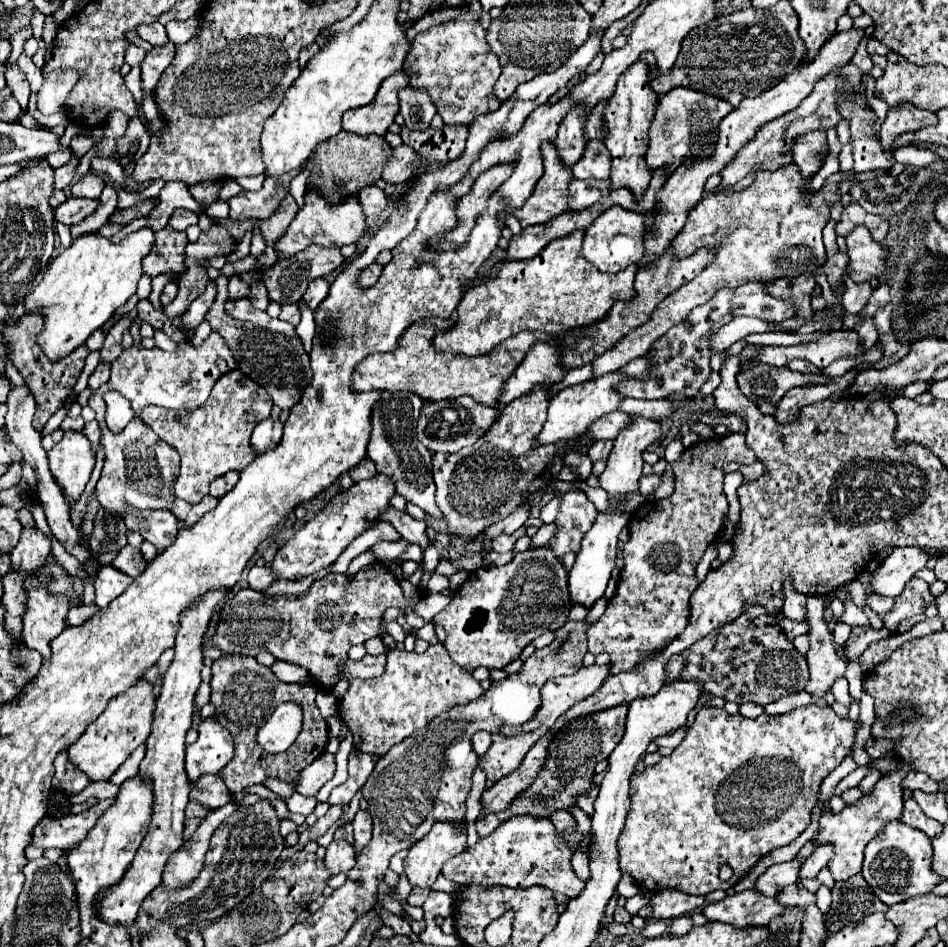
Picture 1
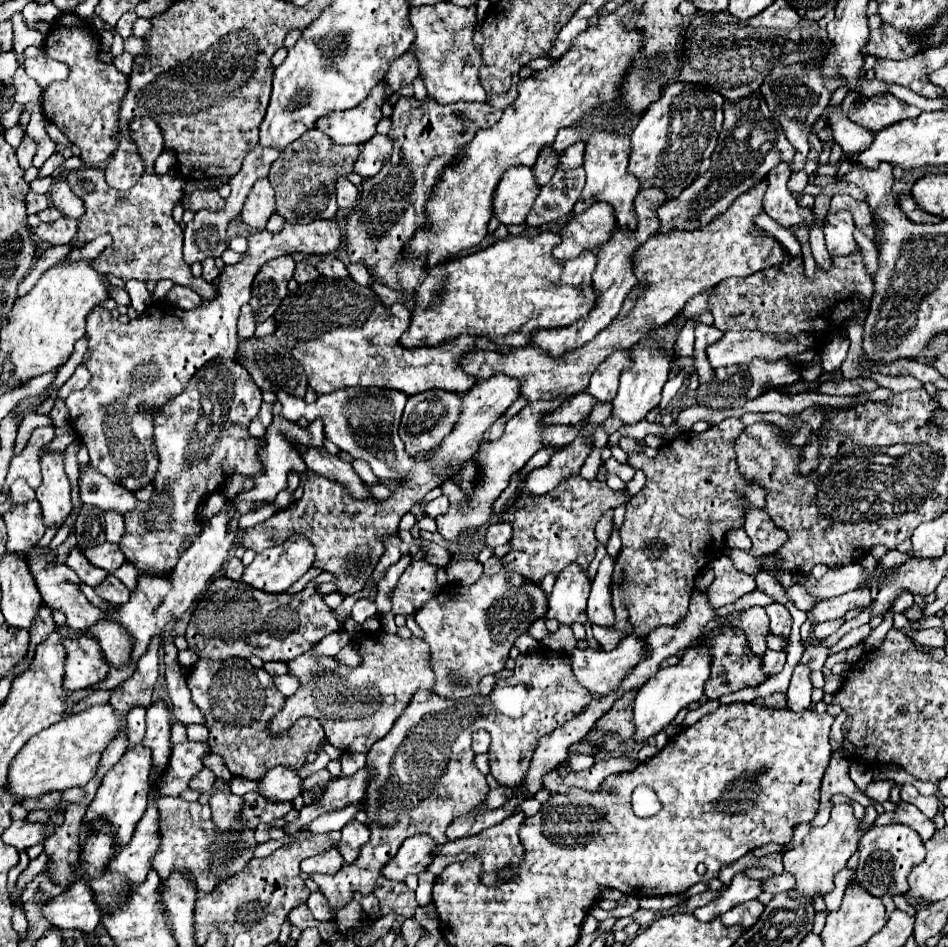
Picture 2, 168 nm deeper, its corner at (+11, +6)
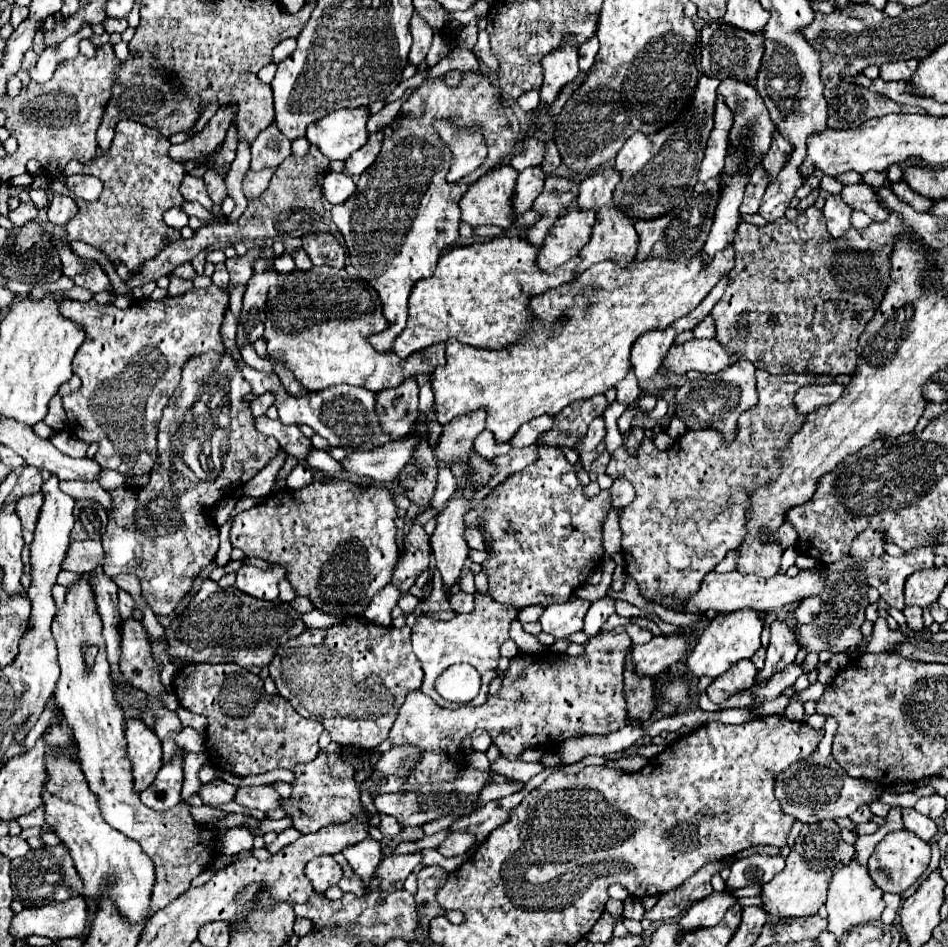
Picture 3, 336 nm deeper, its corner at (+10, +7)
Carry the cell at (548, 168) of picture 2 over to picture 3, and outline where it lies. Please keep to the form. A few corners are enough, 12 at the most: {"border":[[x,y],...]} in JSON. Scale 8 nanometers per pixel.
{"border":[[539,165],[519,173],[513,199],[517,215],[531,209],[543,191]]}

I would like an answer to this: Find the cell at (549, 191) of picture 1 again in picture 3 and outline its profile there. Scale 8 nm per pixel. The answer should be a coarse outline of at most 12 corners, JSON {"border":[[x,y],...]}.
{"border":[[511,165],[483,175],[461,199],[461,221],[515,221]]}

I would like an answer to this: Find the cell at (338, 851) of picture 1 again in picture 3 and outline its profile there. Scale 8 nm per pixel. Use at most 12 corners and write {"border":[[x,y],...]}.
{"border":[[319,855],[305,865],[317,893],[343,877],[333,855]]}

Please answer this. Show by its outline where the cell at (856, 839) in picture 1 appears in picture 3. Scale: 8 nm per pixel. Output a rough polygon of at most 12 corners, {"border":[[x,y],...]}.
{"border":[[835,821],[803,825],[763,909],[815,915],[839,863],[853,859]]}

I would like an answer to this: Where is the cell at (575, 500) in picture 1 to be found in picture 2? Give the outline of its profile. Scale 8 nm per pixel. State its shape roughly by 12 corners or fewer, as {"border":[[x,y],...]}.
{"border":[[564,478],[522,494],[508,572],[540,584],[568,564],[588,568],[606,510],[628,500],[606,482]]}

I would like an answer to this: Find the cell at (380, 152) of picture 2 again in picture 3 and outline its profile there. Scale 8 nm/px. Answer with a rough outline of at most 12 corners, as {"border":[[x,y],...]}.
{"border":[[371,133],[345,167],[349,175],[361,175],[379,155],[383,133]]}

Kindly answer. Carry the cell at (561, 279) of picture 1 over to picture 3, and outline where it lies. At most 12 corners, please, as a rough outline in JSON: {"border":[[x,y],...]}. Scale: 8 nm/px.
{"border":[[495,237],[415,283],[405,359],[451,337],[481,349],[529,331],[529,299],[573,279],[541,247]]}

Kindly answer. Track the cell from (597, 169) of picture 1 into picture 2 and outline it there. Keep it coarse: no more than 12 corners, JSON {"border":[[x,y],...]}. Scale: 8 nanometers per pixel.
{"border":[[584,144],[568,146],[558,158],[562,170],[584,162]]}

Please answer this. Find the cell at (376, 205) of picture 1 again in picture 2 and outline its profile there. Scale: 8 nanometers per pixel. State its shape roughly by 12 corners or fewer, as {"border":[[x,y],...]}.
{"border":[[340,176],[336,180],[338,208],[352,206],[358,188]]}

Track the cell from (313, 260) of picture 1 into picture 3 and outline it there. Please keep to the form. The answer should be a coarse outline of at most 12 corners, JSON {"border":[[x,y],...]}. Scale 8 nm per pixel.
{"border":[[279,271],[255,273],[243,295],[237,343],[263,335],[269,287]]}

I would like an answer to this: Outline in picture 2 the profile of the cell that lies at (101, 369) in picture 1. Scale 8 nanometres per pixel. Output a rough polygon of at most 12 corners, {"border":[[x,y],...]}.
{"border":[[78,366],[72,378],[58,390],[58,398],[66,398],[74,390],[82,390],[90,376]]}

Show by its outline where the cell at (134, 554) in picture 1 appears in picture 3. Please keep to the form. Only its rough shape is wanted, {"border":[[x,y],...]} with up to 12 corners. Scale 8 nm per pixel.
{"border":[[73,541],[61,569],[79,575],[101,567],[99,541]]}

